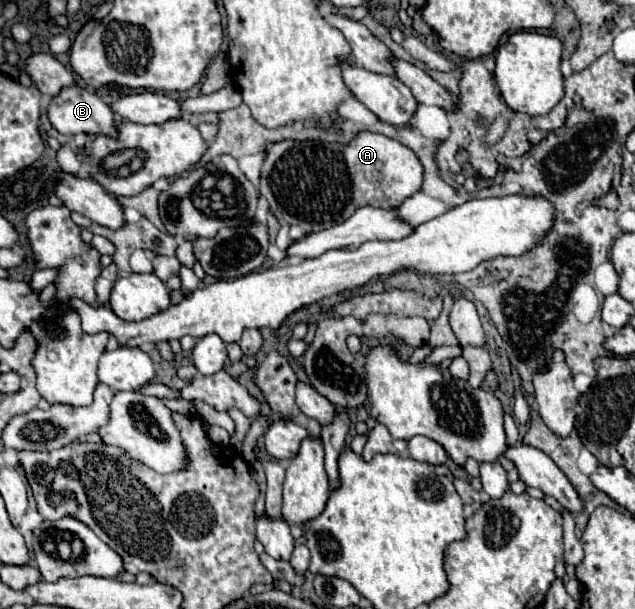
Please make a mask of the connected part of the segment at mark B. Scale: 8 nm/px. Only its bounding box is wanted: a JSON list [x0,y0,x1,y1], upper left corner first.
[47,85,117,137]

